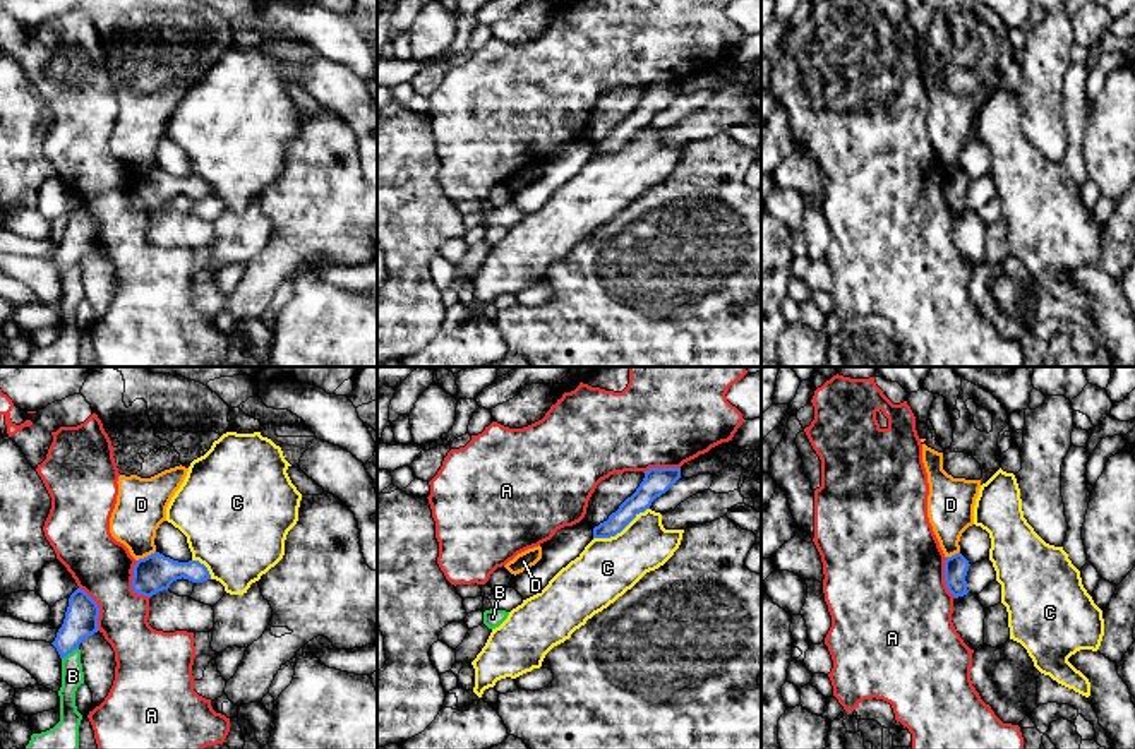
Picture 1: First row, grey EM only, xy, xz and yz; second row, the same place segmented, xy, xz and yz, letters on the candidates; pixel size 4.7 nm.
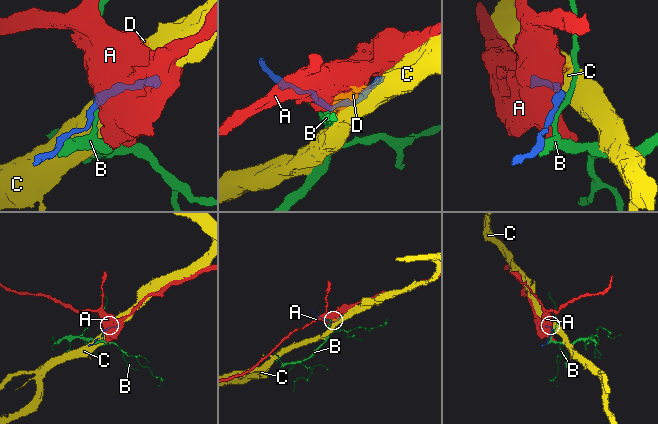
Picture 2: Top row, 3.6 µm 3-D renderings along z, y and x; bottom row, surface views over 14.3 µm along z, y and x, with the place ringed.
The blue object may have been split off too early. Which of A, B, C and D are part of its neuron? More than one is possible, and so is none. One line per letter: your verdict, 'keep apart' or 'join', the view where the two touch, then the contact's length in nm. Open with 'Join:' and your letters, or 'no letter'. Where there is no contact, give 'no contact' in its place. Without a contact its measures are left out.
Join: no letter
A: keep apart | xy | 190 nm
B: keep apart | xy | 100 nm
C: keep apart | xz | 300 nm
D: keep apart | xy | 100 nm

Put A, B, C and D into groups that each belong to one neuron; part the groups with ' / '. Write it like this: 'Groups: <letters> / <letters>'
Groups: A / B / C / D

